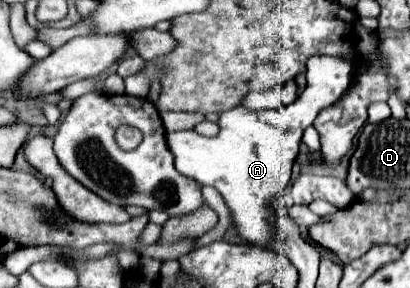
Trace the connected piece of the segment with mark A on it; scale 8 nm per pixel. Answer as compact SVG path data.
M310 57L306 63L308 85L298 101L286 109L248 111L244 107L234 107L230 111L222 111L218 117L220 133L214 139L202 137L196 131L168 133L166 141L174 153L178 173L218 189L232 211L238 233L246 241L266 247L264 243L272 241L276 221L272 201L278 191L290 185L292 165L300 151L300 139L316 115L330 107L342 91L348 89L352 69L354 65L350 65L348 57Z

